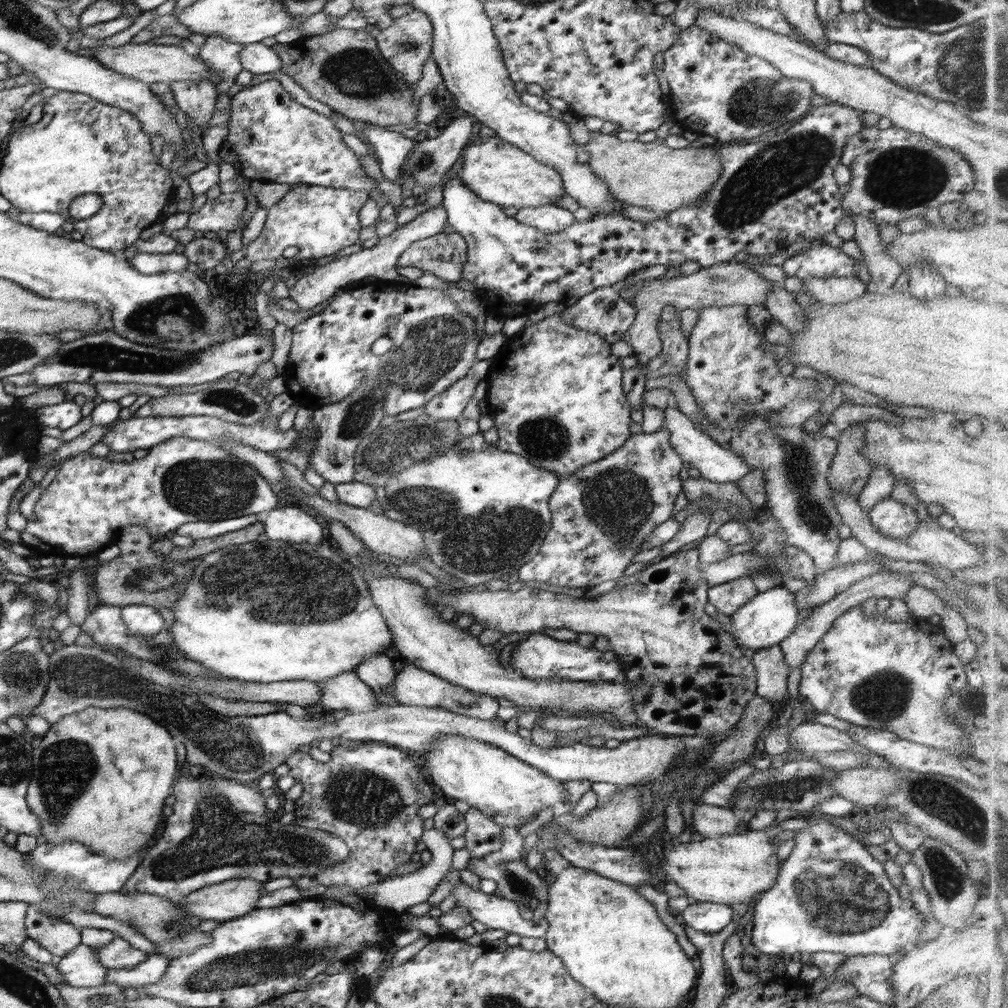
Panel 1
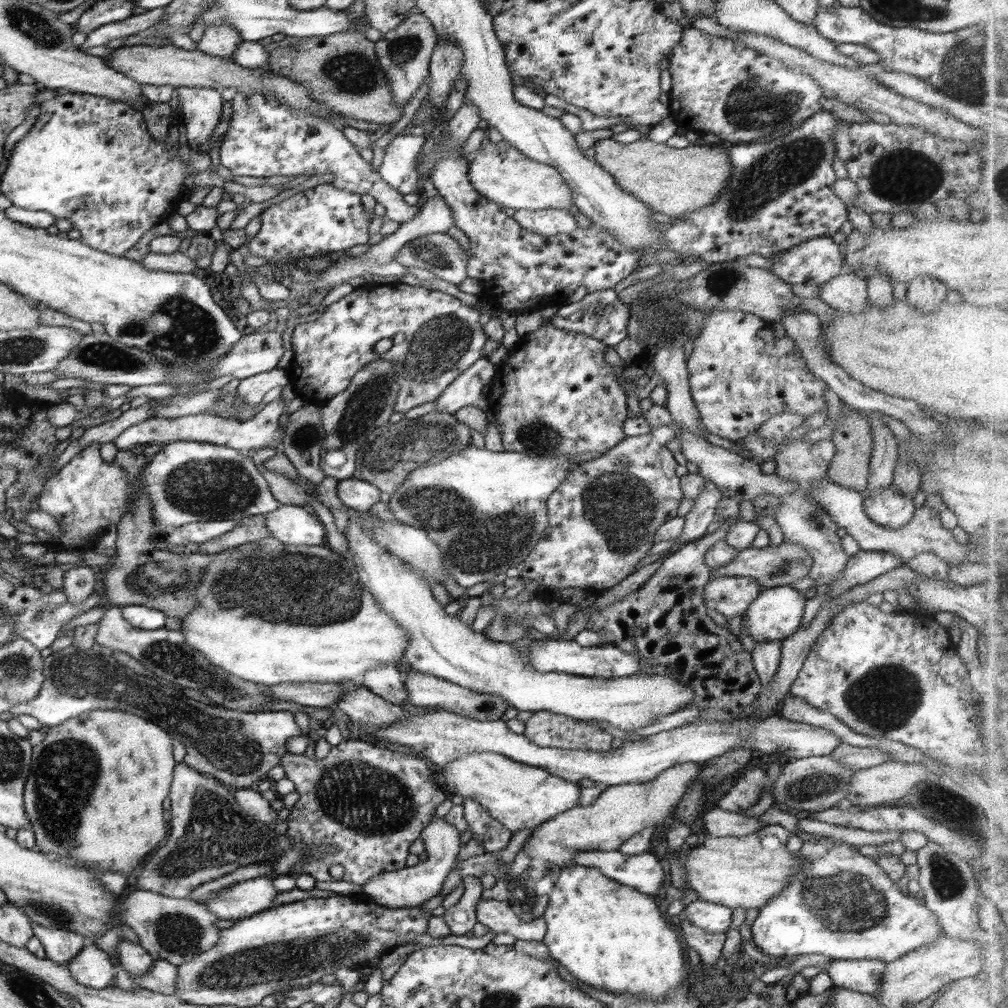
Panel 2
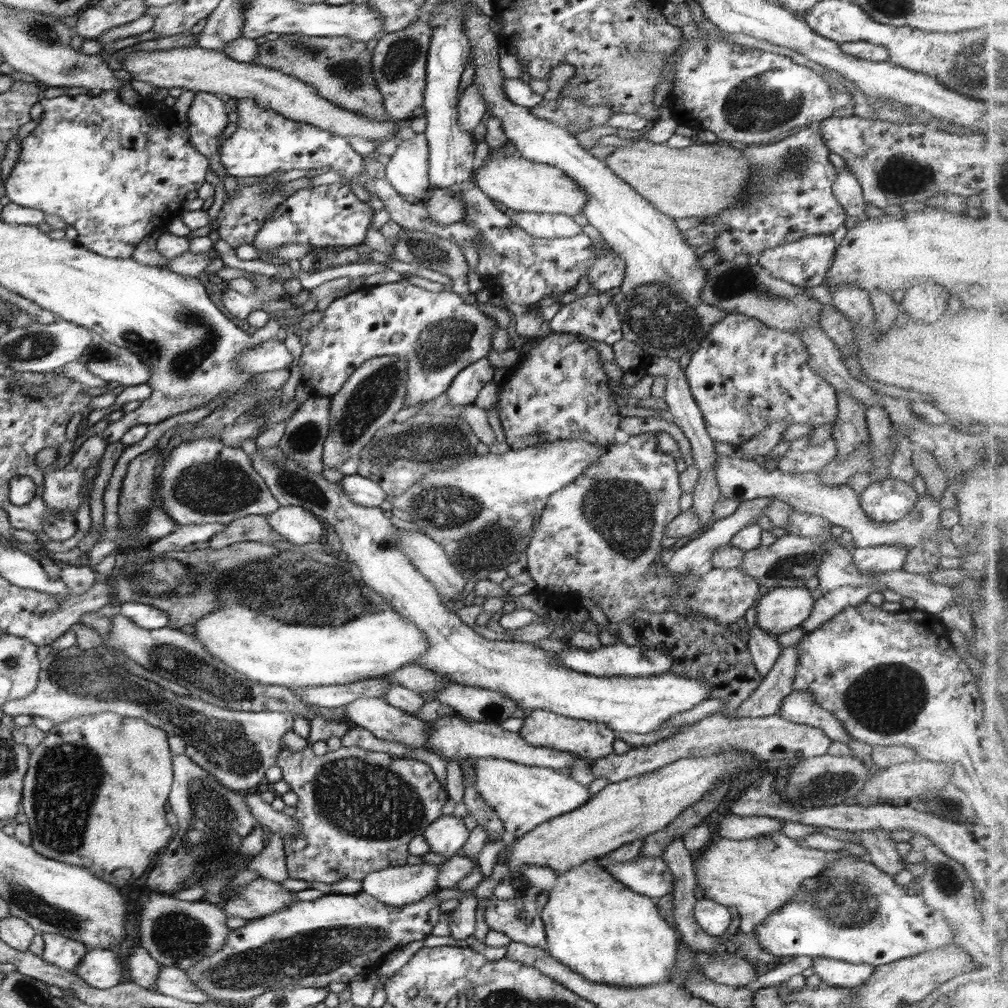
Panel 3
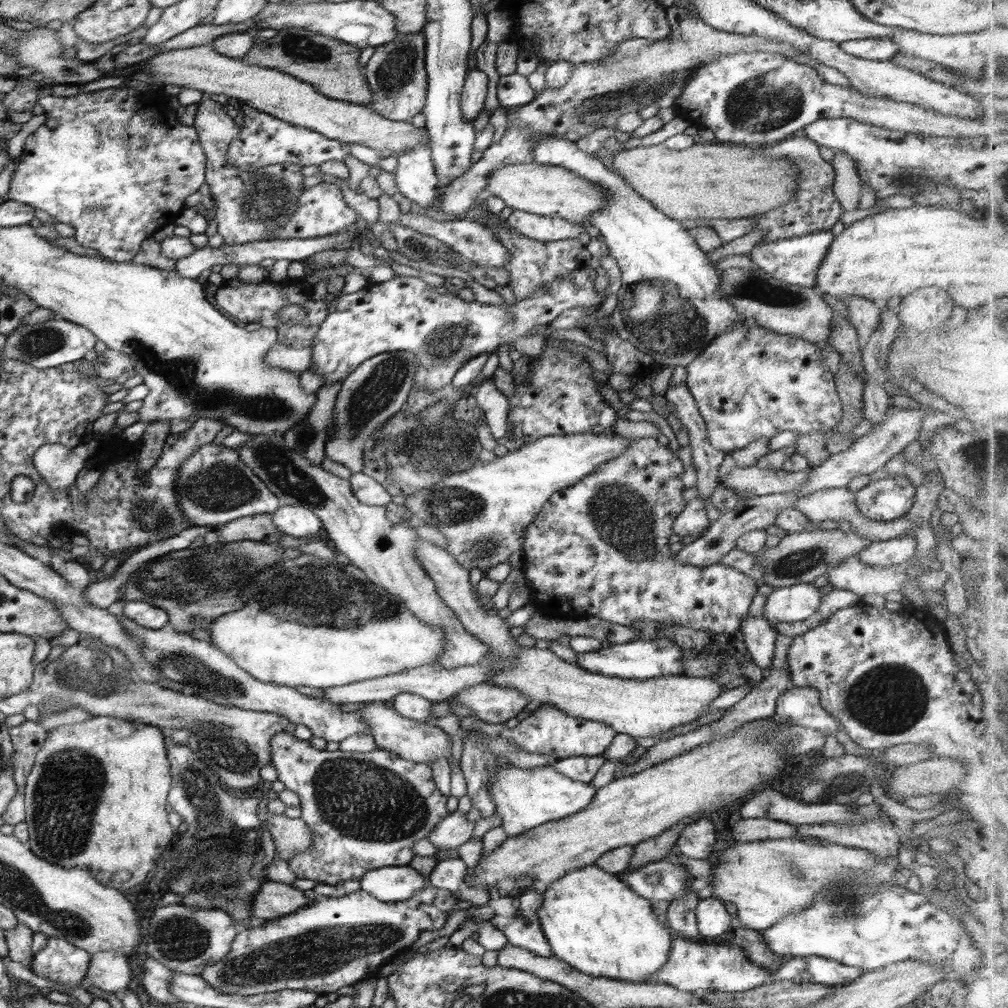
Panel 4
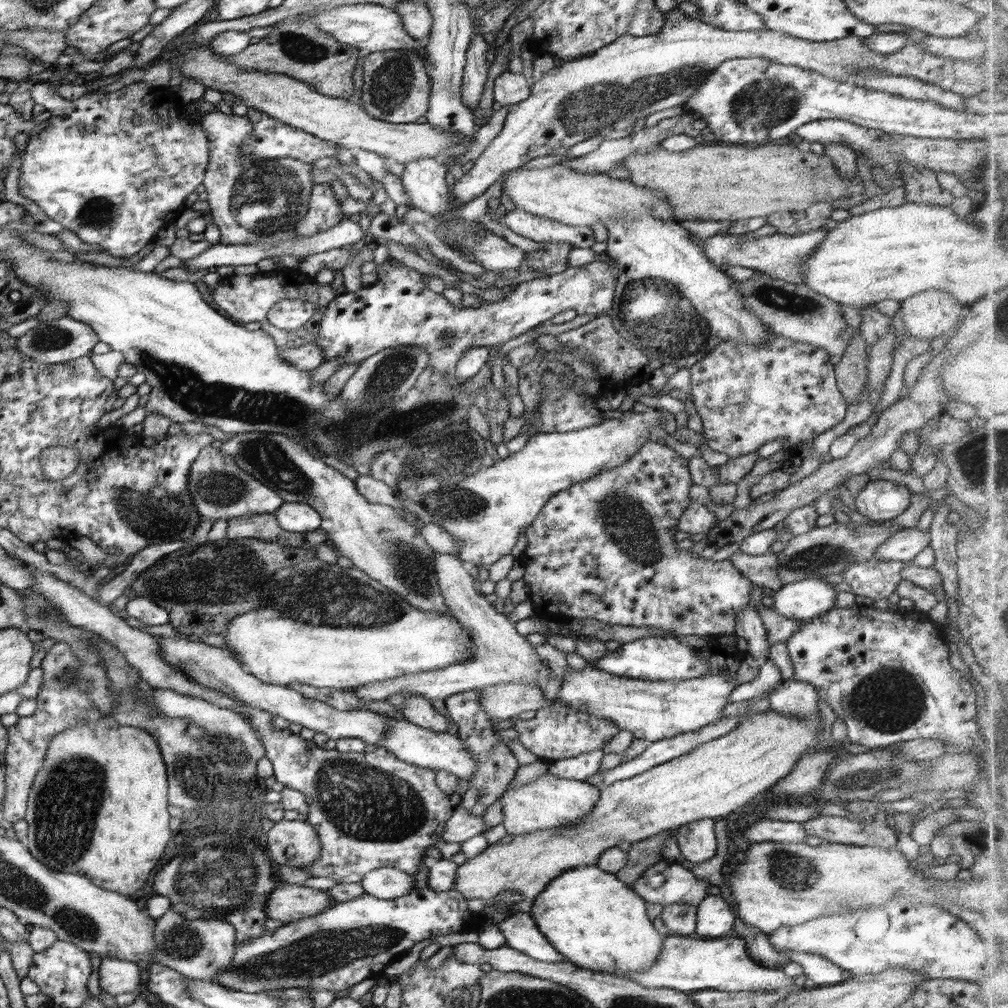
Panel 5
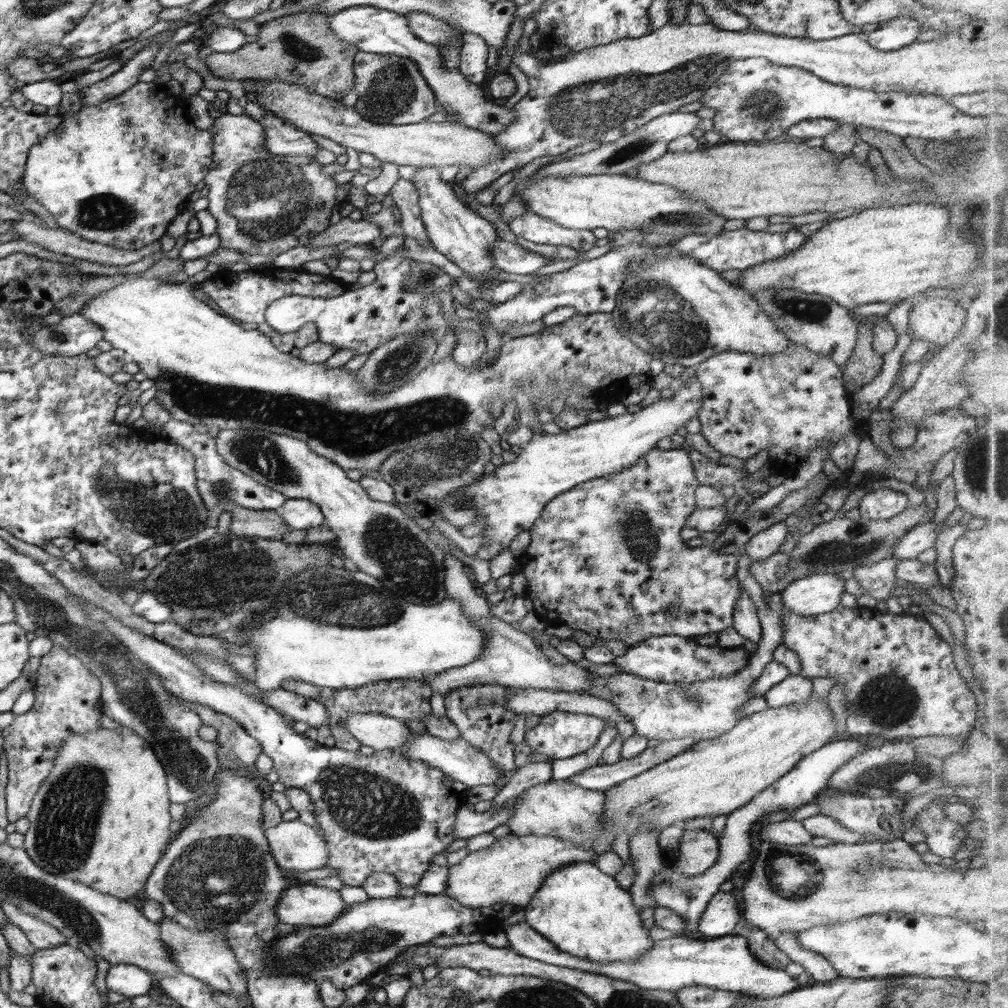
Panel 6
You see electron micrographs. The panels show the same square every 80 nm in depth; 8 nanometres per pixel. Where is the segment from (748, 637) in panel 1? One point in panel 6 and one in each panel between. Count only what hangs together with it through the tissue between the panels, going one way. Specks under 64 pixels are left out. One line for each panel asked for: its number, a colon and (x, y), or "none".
2: (777, 612)
3: (781, 609)
4: (797, 603)
5: (808, 598)
6: (816, 594)

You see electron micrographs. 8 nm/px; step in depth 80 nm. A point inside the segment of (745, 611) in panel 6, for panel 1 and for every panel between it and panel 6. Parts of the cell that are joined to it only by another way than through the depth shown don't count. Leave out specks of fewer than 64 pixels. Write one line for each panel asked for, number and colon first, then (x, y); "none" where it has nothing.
1: (772, 672)
2: (765, 656)
3: (764, 648)
4: (759, 636)
5: (749, 625)

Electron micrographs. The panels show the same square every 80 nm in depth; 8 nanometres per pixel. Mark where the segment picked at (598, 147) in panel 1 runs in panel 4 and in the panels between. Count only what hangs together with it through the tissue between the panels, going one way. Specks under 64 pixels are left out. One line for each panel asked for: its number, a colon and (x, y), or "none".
2: (673, 181)
3: (704, 179)
4: (718, 180)

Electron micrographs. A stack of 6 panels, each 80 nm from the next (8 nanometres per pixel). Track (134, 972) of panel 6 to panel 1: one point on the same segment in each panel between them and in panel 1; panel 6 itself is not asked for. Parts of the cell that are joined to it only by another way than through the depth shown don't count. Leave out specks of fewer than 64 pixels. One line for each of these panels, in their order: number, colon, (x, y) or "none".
1: (81, 968)
2: (92, 967)
3: (102, 969)
4: (109, 971)
5: (116, 976)

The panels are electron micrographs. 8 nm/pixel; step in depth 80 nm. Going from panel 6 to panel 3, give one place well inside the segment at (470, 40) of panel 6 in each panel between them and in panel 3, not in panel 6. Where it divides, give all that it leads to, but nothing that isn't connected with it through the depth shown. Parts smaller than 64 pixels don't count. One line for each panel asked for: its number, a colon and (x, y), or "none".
3: (472, 107)
4: (473, 95)
5: (475, 73)

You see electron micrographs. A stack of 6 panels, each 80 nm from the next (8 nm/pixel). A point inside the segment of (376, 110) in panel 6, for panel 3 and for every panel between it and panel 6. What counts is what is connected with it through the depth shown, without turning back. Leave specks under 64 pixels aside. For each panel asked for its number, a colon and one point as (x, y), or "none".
3: (398, 62)
4: (396, 74)
5: (397, 88)

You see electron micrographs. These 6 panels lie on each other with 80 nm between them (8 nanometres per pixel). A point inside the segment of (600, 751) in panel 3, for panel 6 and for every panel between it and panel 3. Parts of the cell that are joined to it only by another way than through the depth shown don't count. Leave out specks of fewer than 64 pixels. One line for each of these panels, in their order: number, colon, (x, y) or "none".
4: (550, 731)
5: (557, 732)
6: (560, 735)

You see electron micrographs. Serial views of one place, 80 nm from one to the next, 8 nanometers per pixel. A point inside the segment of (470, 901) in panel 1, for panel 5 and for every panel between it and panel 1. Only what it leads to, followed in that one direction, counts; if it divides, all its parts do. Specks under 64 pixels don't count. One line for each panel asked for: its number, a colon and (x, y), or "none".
2: (499, 917)
3: (532, 934)
4: (521, 931)
5: (519, 929)

